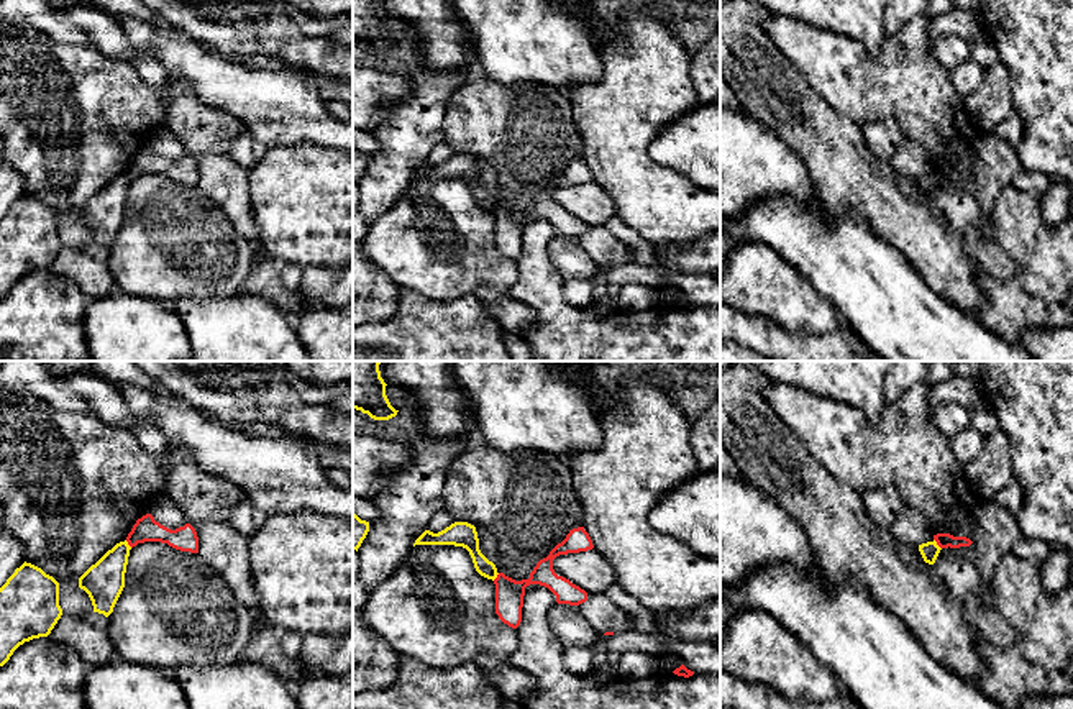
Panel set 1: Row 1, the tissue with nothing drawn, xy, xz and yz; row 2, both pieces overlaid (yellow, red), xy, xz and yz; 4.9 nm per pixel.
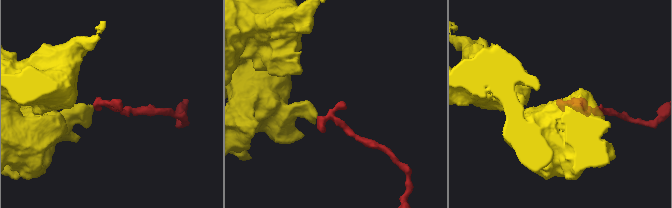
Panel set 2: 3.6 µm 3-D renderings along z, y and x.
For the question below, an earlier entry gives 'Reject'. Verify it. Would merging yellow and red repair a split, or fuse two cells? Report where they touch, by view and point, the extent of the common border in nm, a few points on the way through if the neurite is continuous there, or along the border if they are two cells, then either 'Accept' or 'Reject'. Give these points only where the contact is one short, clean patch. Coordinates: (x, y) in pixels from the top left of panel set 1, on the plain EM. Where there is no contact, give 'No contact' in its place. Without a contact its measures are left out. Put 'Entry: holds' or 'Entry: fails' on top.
Entry: holds
Touches yellow at yz (936, 176). Shared border 70 nm. Boundary: yz (934, 171), (940, 181). Reject

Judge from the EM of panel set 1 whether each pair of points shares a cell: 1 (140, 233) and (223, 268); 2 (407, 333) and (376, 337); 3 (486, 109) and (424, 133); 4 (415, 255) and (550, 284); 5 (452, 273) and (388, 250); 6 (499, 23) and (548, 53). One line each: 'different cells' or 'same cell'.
1: same cell
2: same cell
3: different cells
4: different cells
5: same cell
6: same cell

